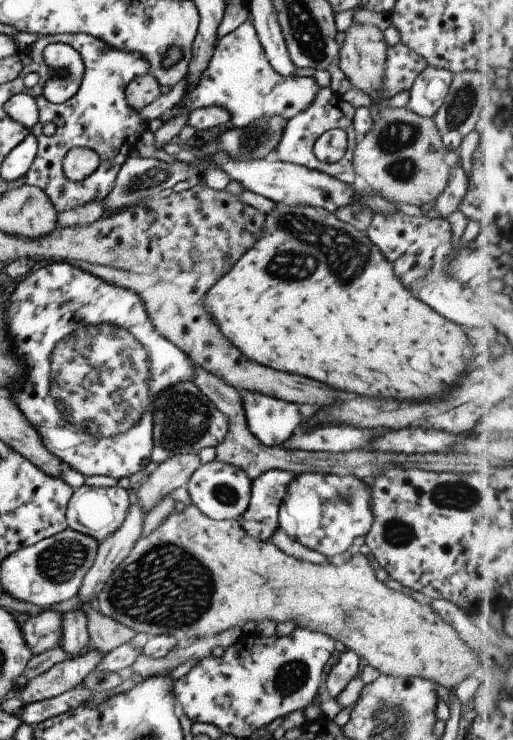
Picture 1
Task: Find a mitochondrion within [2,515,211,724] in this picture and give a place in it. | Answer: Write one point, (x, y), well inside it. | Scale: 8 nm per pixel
(57, 564)

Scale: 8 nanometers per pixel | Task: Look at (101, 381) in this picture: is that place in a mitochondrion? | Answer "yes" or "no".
yes

